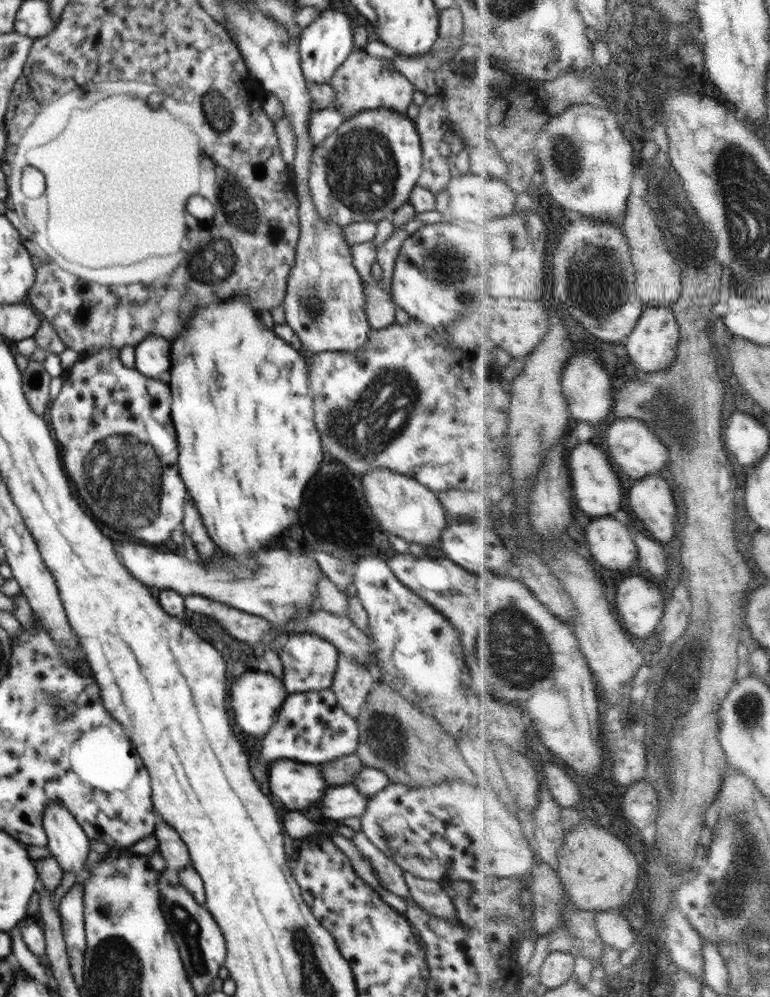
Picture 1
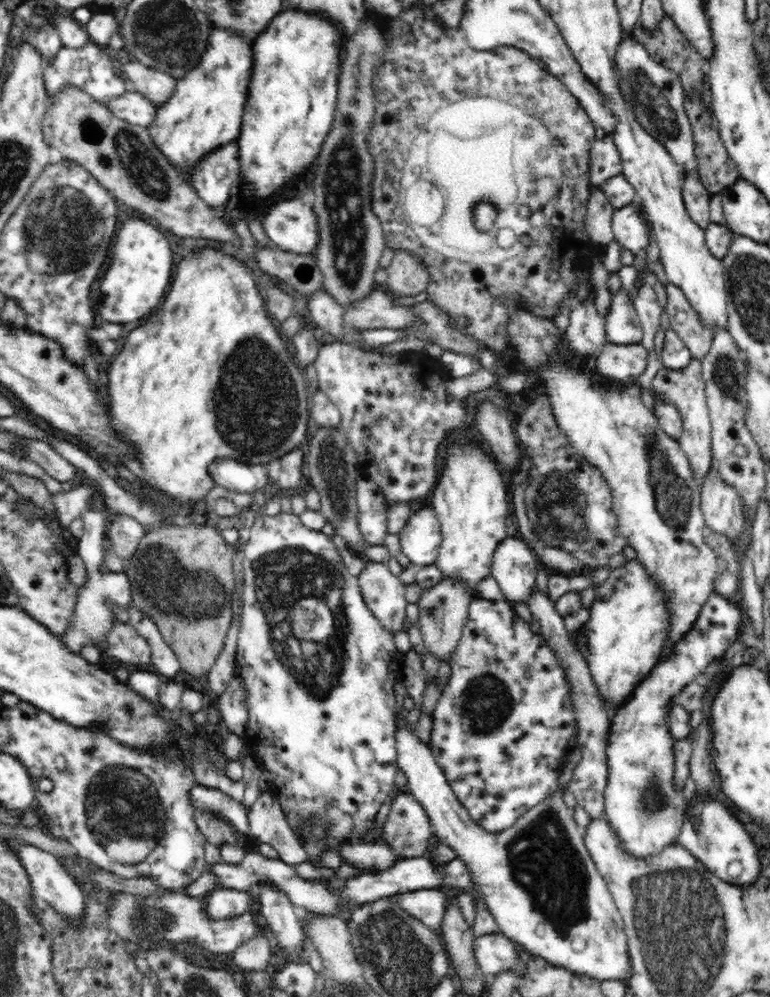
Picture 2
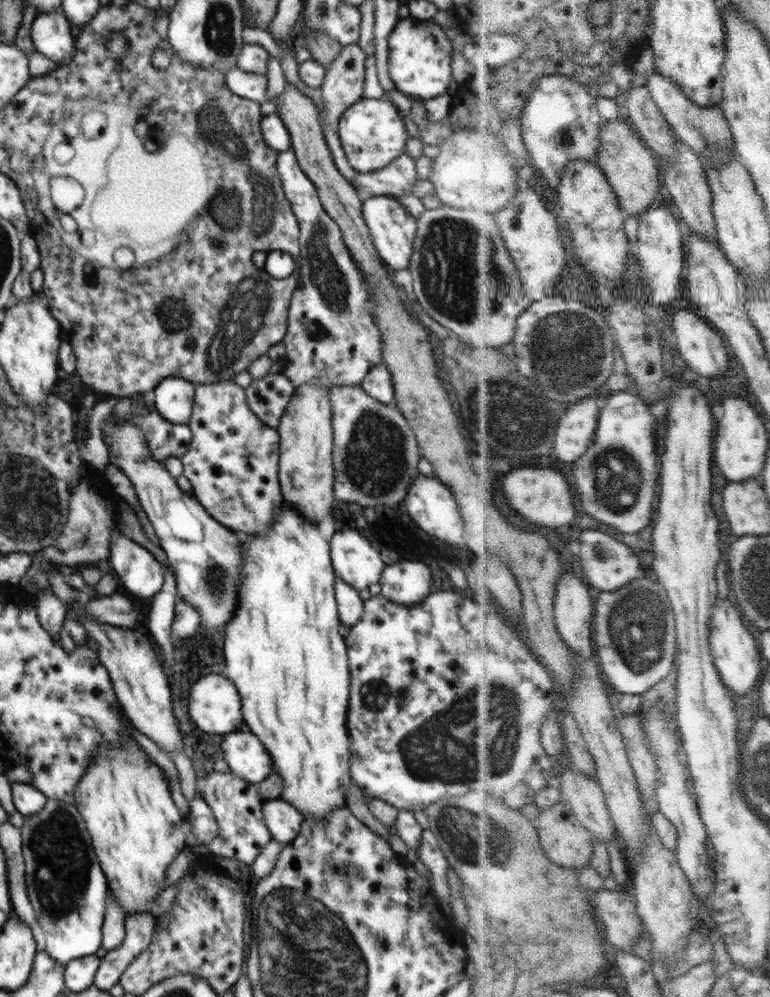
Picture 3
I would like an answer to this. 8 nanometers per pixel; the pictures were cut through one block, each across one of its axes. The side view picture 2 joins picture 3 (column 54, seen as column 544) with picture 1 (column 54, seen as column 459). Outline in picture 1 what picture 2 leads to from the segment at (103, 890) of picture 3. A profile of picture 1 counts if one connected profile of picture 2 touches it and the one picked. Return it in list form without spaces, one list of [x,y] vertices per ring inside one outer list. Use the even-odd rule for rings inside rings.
[[[48,803],[45,810],[43,826],[52,858],[60,863],[62,871],[78,873],[86,863],[90,839],[62,803]]]

